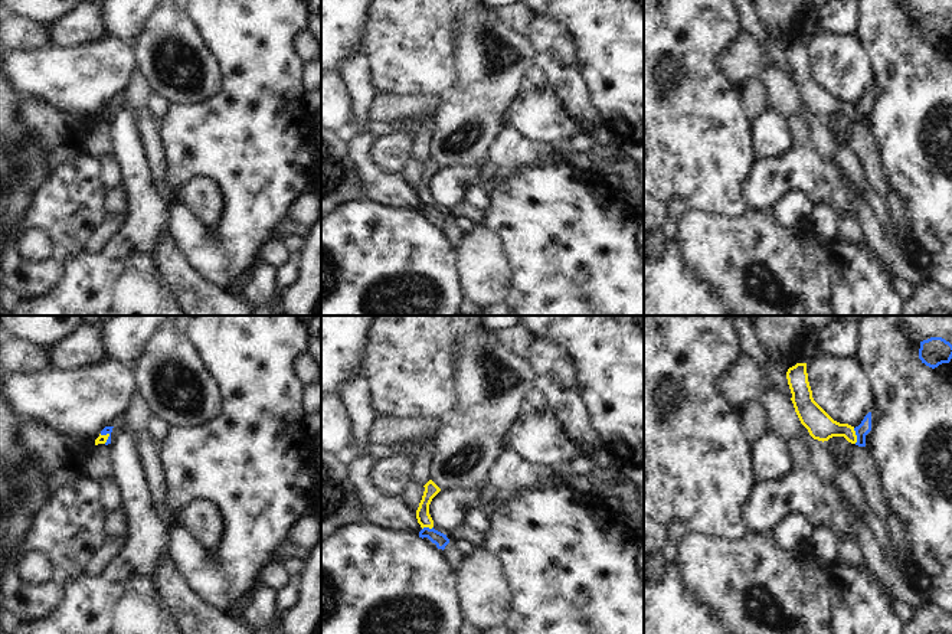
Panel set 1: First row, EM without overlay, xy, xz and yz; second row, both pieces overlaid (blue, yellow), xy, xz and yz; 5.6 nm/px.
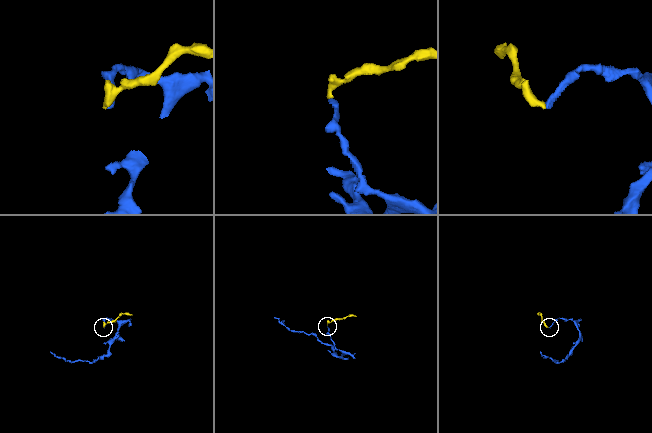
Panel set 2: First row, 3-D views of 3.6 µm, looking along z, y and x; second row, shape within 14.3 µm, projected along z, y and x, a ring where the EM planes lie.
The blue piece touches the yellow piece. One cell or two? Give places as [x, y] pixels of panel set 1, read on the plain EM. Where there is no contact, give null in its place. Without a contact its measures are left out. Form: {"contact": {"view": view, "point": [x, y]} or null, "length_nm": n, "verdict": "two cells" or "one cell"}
{"contact": {"view": "yz", "point": [856, 111]}, "length_nm": 90, "verdict": "two cells"}

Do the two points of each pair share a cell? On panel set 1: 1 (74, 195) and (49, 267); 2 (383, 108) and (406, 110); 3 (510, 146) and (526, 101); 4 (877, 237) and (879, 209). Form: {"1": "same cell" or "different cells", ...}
{"1": "same cell", "2": "same cell", "3": "different cells", "4": "different cells"}

